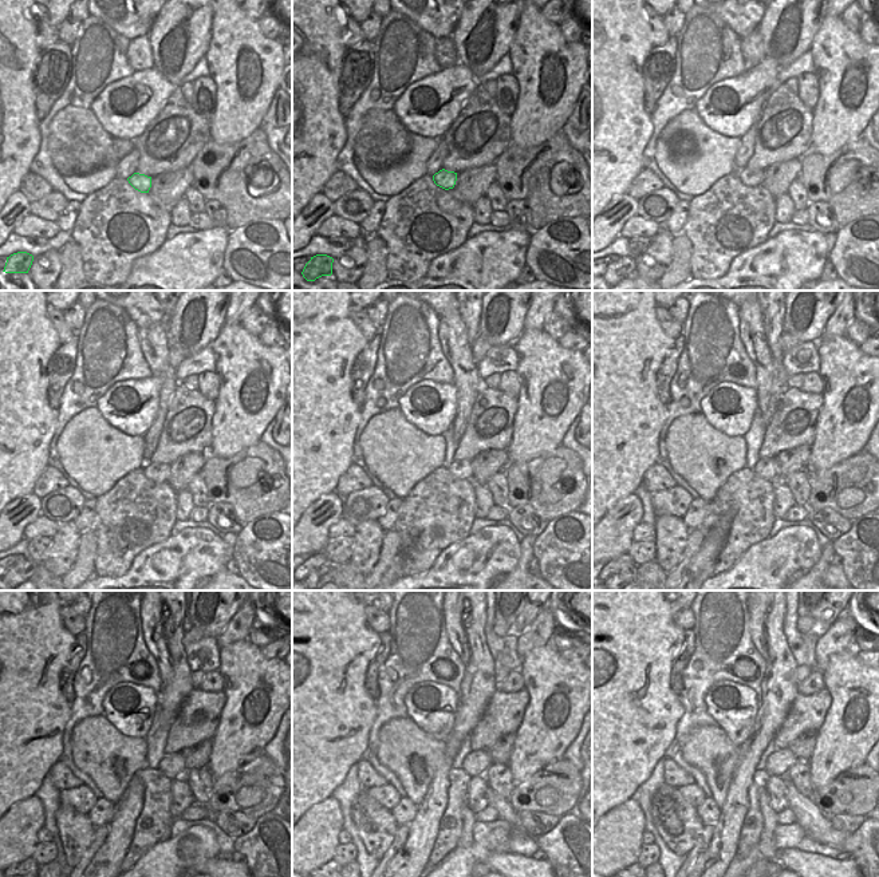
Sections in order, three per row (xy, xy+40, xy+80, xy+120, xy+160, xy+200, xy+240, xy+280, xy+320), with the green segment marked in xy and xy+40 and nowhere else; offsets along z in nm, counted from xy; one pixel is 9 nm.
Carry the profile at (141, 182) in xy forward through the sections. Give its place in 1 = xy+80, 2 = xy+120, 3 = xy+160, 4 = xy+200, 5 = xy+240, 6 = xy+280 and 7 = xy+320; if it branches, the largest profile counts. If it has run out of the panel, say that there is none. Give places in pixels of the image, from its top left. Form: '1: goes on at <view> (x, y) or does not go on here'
1: goes on at xy+80 (749, 177)
2: goes on at xy+120 (158, 473)
3: goes on at xy+160 (460, 469)
4: goes on at xy+200 (767, 467)
5: goes on at xy+240 (172, 766)
6: goes on at xy+280 (476, 763)
7: goes on at xy+320 (777, 765)

